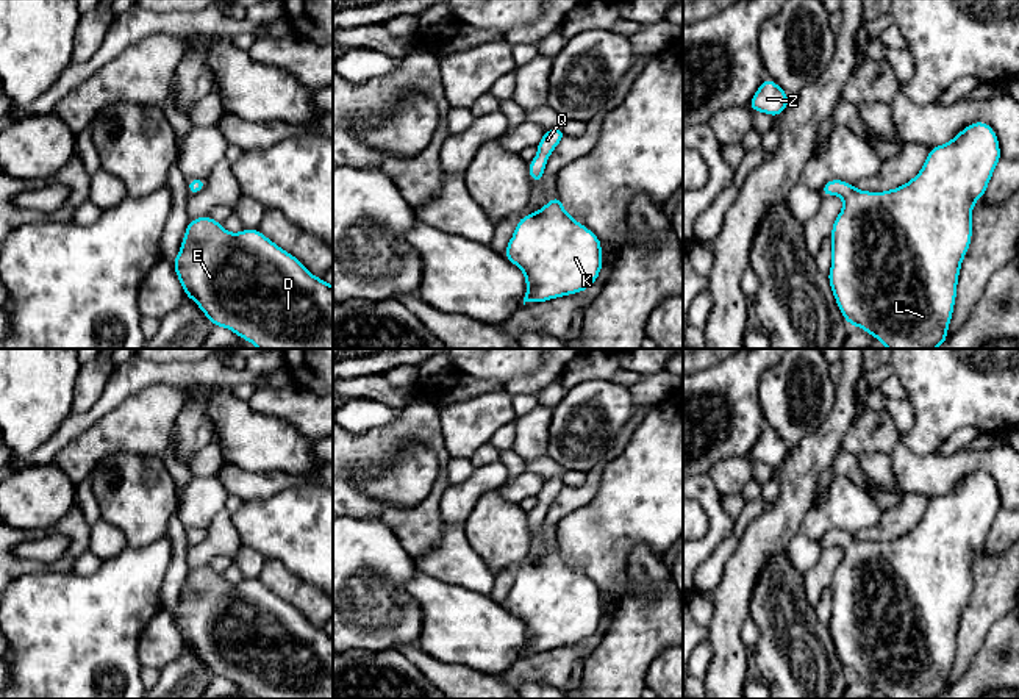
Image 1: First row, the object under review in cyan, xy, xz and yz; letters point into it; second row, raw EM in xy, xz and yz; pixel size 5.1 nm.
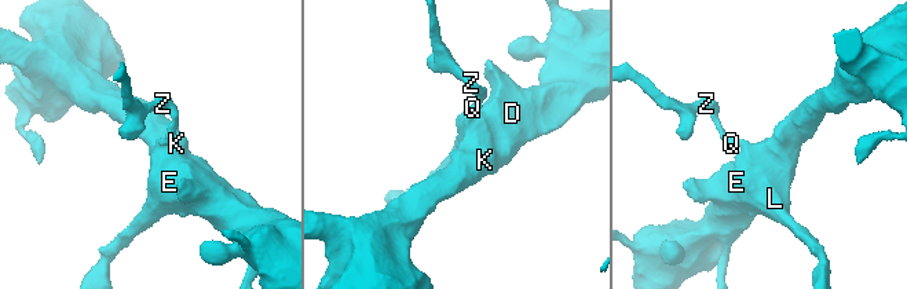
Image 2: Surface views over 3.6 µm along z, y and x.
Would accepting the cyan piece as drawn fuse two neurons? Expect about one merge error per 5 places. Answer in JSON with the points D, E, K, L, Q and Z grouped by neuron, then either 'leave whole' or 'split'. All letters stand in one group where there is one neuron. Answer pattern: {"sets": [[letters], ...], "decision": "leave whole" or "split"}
{"sets": [["D", "E", "K", "L", "Q", "Z"]], "decision": "leave whole"}

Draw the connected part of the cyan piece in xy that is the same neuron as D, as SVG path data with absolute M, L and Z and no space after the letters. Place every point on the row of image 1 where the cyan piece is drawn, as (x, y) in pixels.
M208 214L191 219L172 264L184 296L198 305L213 327L225 327L258 349L333 349L333 286L314 277L258 228L244 228L234 235Z

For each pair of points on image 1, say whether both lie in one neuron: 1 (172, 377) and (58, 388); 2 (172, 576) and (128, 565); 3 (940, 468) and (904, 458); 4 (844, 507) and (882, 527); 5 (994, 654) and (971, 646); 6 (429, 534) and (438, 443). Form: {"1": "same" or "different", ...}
{"1": "different", "2": "different", "3": "same", "4": "different", "5": "different", "6": "same"}

